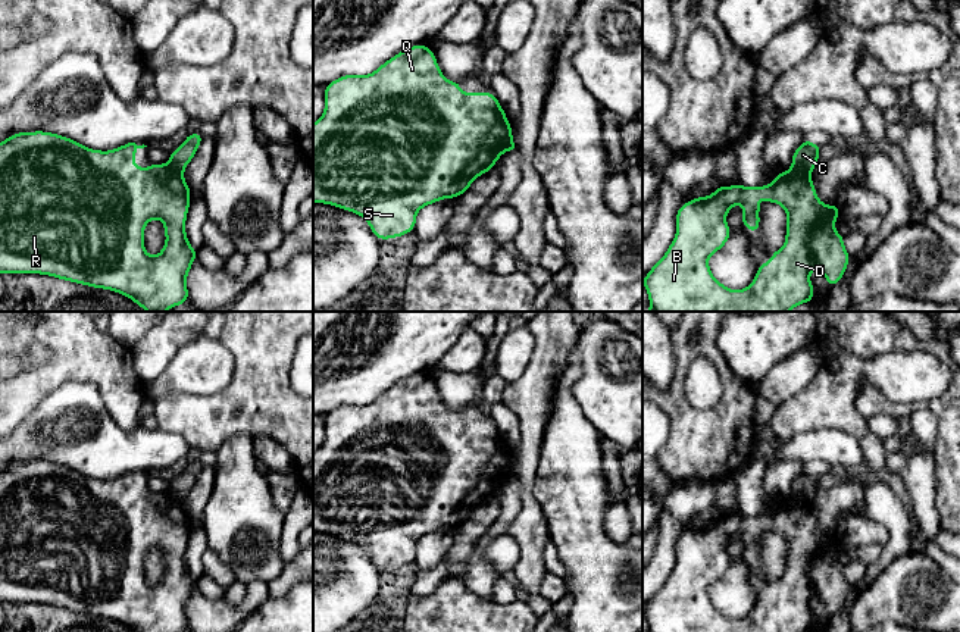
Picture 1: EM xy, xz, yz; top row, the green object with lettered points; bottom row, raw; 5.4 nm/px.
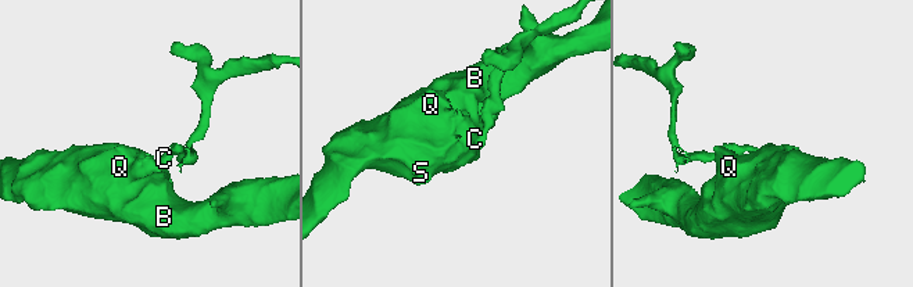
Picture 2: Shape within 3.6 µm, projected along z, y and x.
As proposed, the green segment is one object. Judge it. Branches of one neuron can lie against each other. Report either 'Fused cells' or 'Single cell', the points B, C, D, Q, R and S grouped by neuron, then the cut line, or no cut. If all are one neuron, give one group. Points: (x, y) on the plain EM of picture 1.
Fused cells. Groups: B D Q R S / C. Split along yz (793, 496), (809, 506)

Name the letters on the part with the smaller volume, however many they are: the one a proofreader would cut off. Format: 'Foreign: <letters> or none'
Foreign: C

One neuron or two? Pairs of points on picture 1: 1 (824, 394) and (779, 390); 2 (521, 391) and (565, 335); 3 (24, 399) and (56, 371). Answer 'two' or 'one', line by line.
1: two
2: one
3: one

